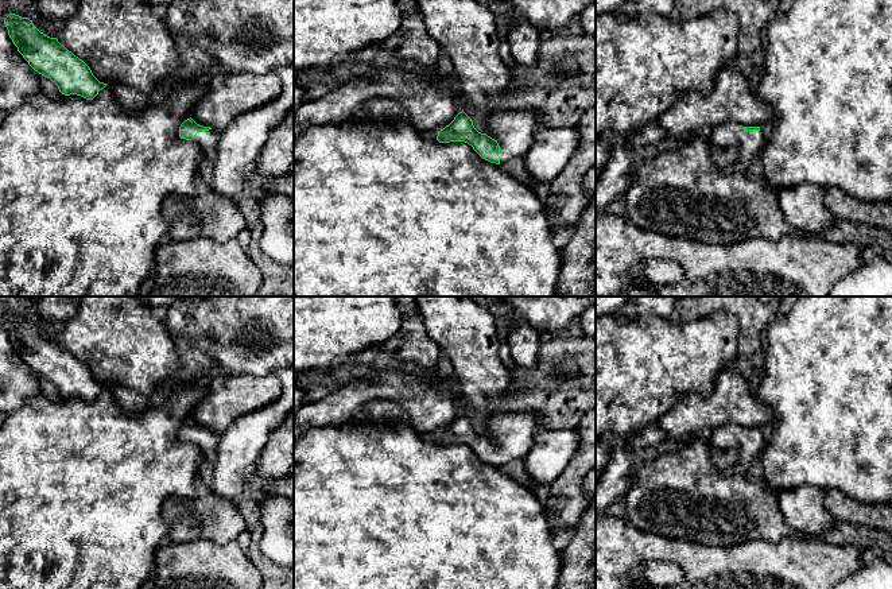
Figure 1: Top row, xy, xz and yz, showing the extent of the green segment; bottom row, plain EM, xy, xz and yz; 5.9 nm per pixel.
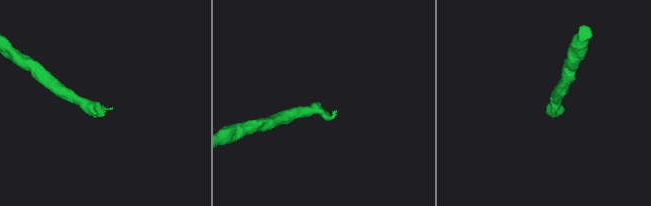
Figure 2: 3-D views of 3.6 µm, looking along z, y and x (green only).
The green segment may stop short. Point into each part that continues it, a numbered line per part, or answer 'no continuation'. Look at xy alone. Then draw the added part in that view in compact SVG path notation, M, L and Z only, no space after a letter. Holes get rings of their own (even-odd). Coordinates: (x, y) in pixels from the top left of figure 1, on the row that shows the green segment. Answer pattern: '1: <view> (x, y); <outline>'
1: xy (208, 140); M212 128L209 131L198 131L197 136L191 140L202 150L203 158L214 162L220 137L221 132Z

